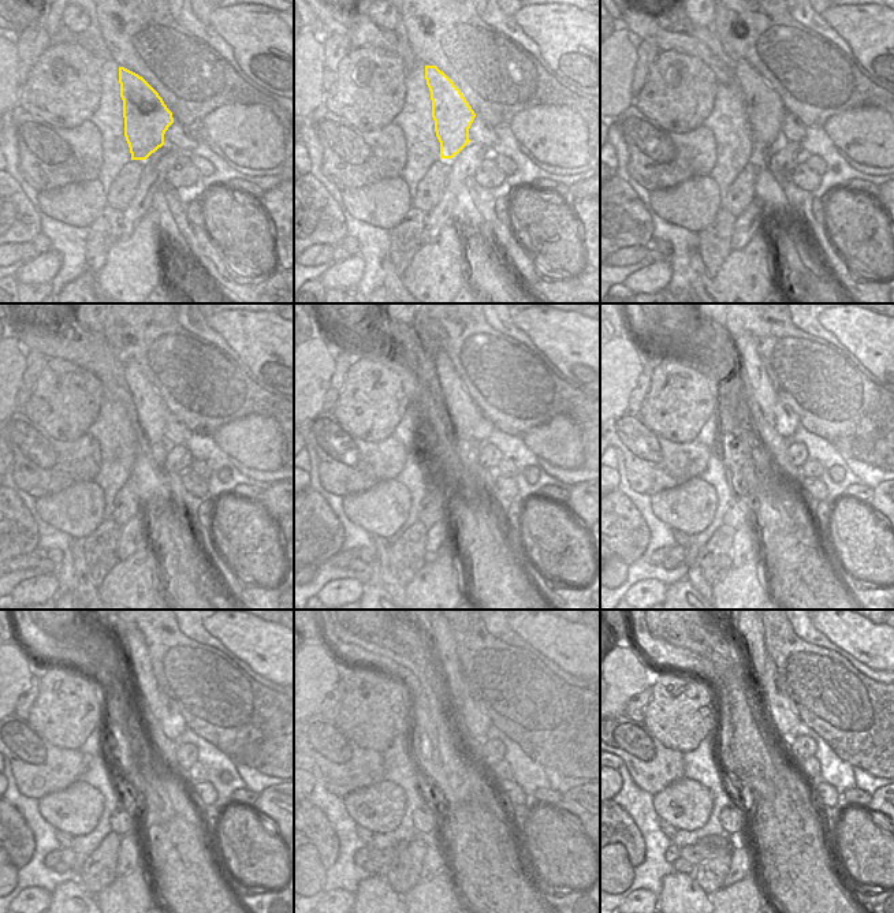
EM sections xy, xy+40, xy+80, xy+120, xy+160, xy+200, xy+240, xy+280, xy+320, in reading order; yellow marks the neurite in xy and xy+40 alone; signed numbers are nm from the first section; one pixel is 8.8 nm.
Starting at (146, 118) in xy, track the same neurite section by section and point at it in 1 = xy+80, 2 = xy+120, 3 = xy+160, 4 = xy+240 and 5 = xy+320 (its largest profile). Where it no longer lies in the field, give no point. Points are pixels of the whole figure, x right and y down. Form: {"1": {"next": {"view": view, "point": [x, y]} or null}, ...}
{"1": {"next": {"view": "xy+80", "point": [766, 112]}}, "2": {"next": {"view": "xy+120", "point": [152, 412]}}, "3": {"next": {"view": "xy+160", "point": [462, 413]}}, "4": {"next": {"view": "xy+240", "point": [148, 689]}}, "5": {"next": {"view": "xy+320", "point": [752, 637]}}}

